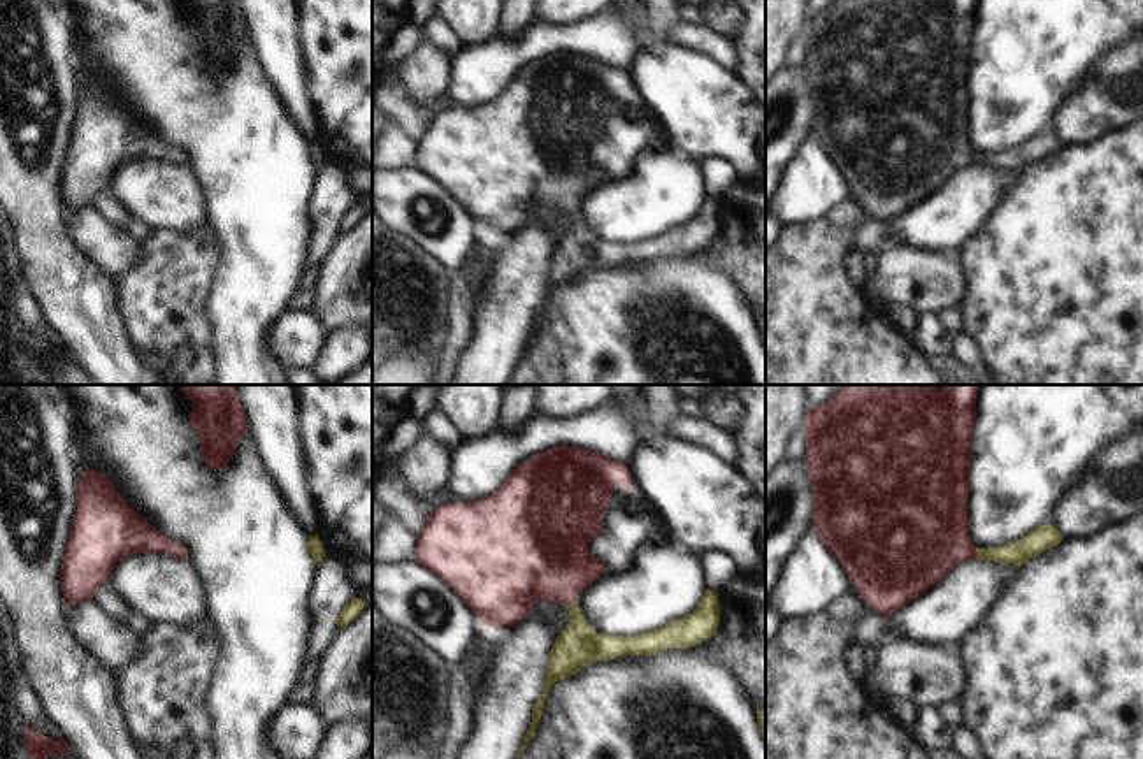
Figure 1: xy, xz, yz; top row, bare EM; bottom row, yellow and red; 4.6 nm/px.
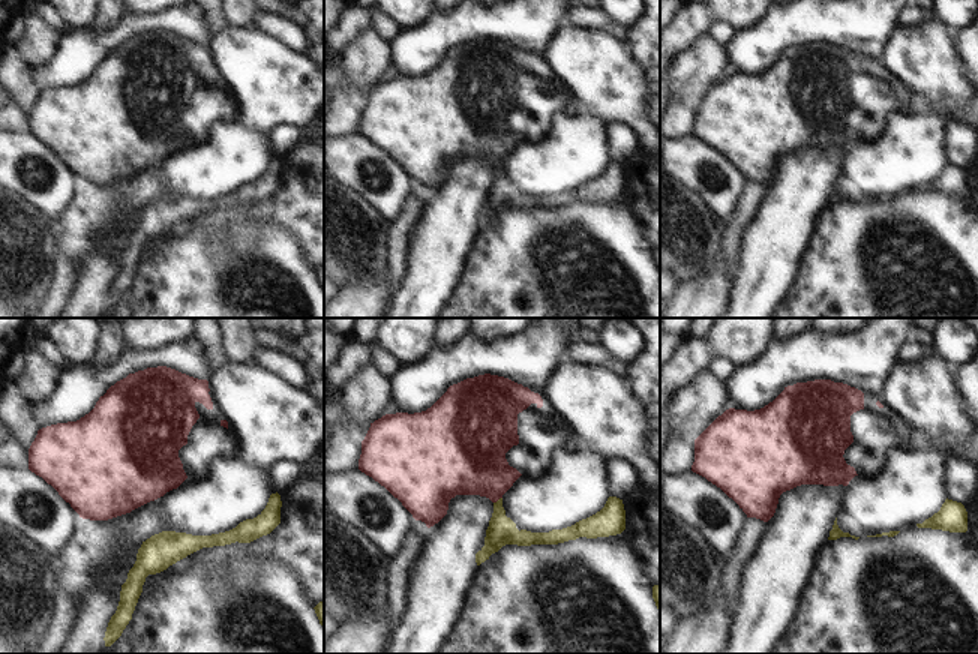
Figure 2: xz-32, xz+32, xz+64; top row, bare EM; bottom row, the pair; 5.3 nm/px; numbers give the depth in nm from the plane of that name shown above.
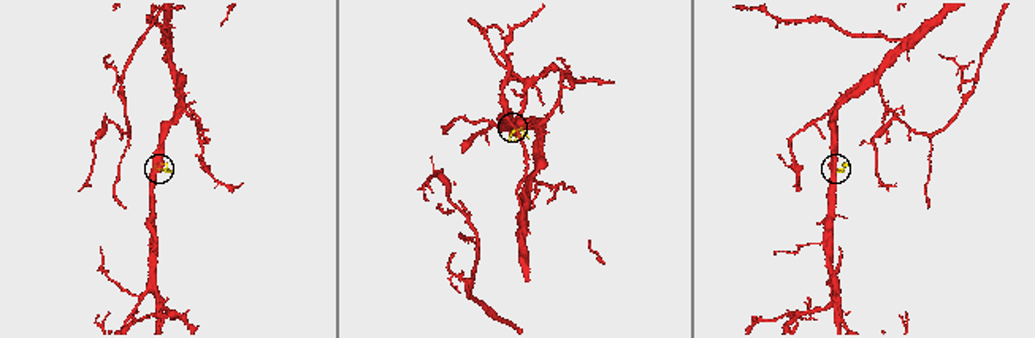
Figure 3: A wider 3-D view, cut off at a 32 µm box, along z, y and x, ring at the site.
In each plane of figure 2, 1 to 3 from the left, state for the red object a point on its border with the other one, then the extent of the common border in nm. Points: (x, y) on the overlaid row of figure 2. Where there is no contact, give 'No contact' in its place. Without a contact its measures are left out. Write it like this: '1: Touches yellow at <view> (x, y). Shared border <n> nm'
1: No contact
2: Touches yellow at xz+32 (498, 500). Shared border 60 nm
3: No contact

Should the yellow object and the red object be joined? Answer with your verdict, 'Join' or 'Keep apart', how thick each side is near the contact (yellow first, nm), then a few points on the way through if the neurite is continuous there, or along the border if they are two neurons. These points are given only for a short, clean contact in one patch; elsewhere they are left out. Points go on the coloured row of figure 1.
Join. Thickness 190 nm (yellow) against 400 nm. Path across: xz (578, 645), (573, 603), (560, 575), (545, 557)

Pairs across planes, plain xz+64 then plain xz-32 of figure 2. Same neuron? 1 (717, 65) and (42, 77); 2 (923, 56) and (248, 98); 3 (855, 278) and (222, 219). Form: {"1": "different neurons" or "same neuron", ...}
{"1": "different neurons", "2": "same neuron", "3": "different neurons"}

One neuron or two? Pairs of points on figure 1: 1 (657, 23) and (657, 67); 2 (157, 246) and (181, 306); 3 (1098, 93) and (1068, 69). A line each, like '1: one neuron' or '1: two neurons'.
1: two neurons
2: one neuron
3: two neurons

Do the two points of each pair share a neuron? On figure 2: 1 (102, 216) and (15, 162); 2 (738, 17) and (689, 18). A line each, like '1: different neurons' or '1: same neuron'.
1: different neurons
2: same neuron

